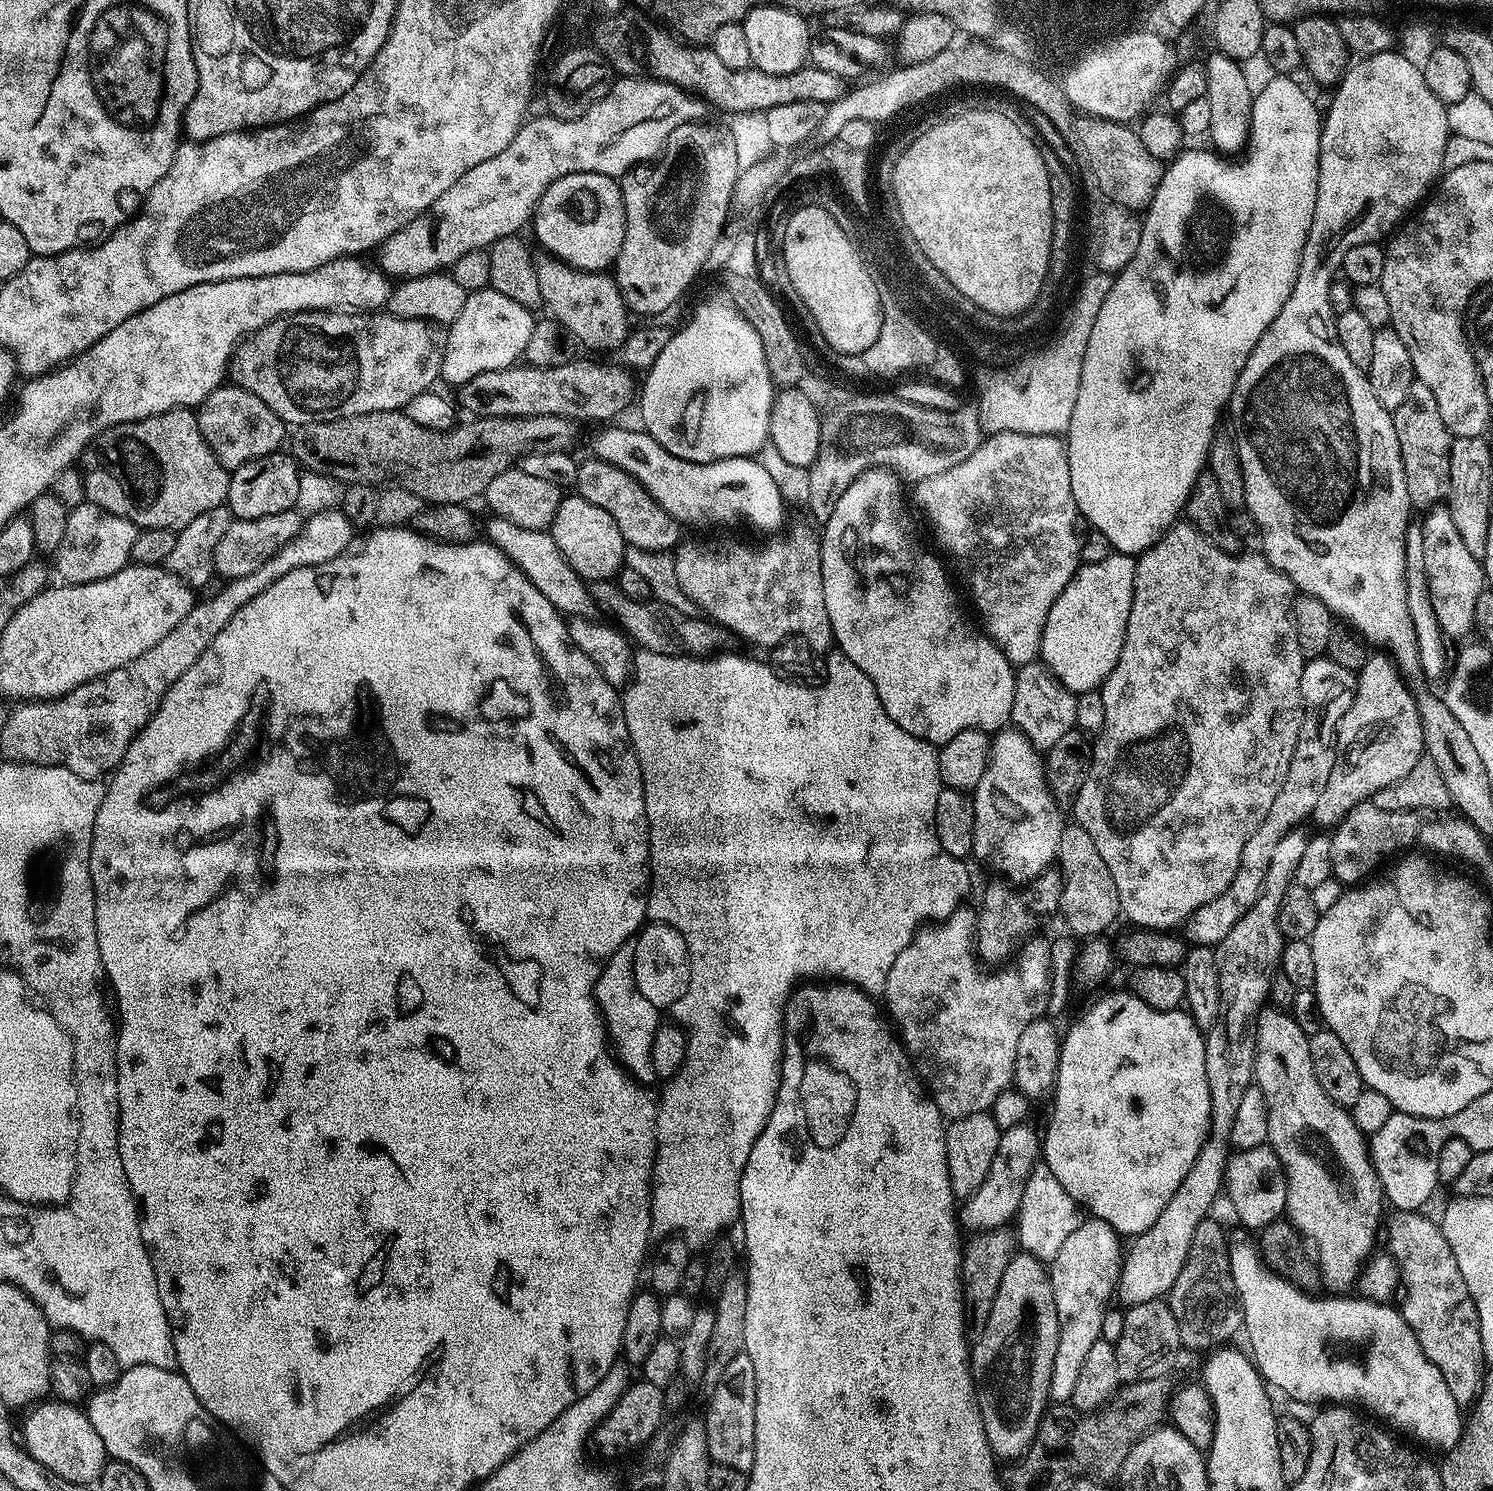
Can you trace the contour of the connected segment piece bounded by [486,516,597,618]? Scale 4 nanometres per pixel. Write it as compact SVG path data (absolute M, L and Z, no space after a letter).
M492 516L489 519L486 536L496 548L501 548L508 557L534 582L534 586L558 611L565 617L587 616L595 617L596 604L592 601L592 596L588 593L589 585L582 577L566 562L562 550L554 542L551 531L526 530L520 526L514 526L509 520L504 520L501 516Z

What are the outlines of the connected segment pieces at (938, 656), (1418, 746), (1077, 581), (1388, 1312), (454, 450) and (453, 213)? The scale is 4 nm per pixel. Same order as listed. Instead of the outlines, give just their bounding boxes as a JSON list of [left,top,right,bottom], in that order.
[[820,469,1016,746],[1311,654,1426,830],[1039,554,1135,692],[1228,1243,1464,1450],[290,410,578,505],[378,78,702,278]]

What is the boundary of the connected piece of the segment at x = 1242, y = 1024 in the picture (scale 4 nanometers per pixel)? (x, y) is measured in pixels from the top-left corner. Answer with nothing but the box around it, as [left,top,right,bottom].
[1118,830,1308,1306]

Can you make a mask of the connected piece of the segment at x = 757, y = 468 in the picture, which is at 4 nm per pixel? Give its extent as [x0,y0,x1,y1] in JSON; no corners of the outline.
[591,426,784,525]

